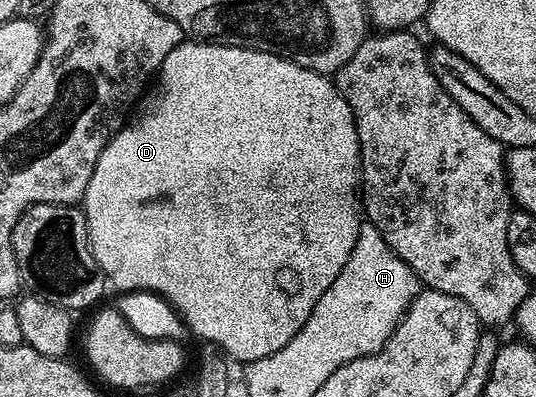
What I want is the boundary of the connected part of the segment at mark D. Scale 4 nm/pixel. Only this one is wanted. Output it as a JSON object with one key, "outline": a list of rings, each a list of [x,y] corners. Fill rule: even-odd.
{"outline":[[[184,40],[180,46],[174,46],[169,52],[169,56],[165,56],[165,60],[159,66],[154,86],[146,95],[146,98],[148,97],[147,111],[139,115],[136,113],[123,129],[112,136],[109,144],[105,144],[105,148],[93,168],[93,176],[89,176],[89,184],[87,191],[83,193],[81,209],[83,215],[87,217],[87,235],[91,241],[93,256],[103,270],[104,279],[110,285],[112,282],[118,289],[117,291],[154,291],[160,297],[168,300],[179,312],[186,323],[186,329],[191,334],[195,333],[197,337],[212,342],[215,345],[212,347],[218,348],[227,357],[235,358],[246,364],[253,360],[261,360],[261,356],[273,356],[273,352],[281,352],[281,348],[285,348],[285,344],[289,344],[289,340],[293,340],[293,336],[297,336],[297,332],[301,332],[305,320],[309,320],[309,312],[313,312],[317,300],[321,300],[321,296],[325,296],[325,288],[329,288],[329,284],[333,284],[333,280],[337,280],[341,268],[345,268],[345,260],[349,260],[349,252],[353,252],[353,244],[357,244],[357,232],[361,225],[361,167],[359,165],[359,137],[353,120],[353,112],[328,75],[318,74],[301,64],[290,62],[287,58],[270,54],[264,50],[250,50],[244,46],[222,46],[220,42]]]}

